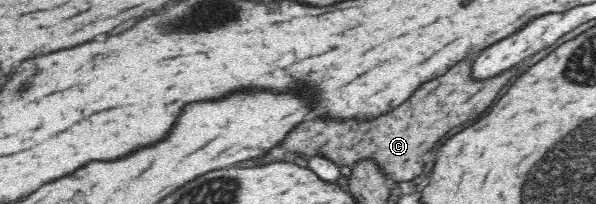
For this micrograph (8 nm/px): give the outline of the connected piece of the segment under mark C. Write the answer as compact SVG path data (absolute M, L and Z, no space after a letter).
M471 58L455 64L451 72L441 78L435 78L423 84L405 104L393 112L373 120L373 122L325 122L325 120L307 120L295 126L283 144L271 148L267 156L261 156L247 164L271 164L271 160L285 160L285 156L299 154L311 158L323 154L337 166L353 166L359 160L372 160L382 170L387 180L407 182L417 178L423 172L423 154L427 154L447 132L461 126L463 122L475 120L479 114L491 106L501 88L511 76L517 74L517 68L491 78L491 80L471 80Z

